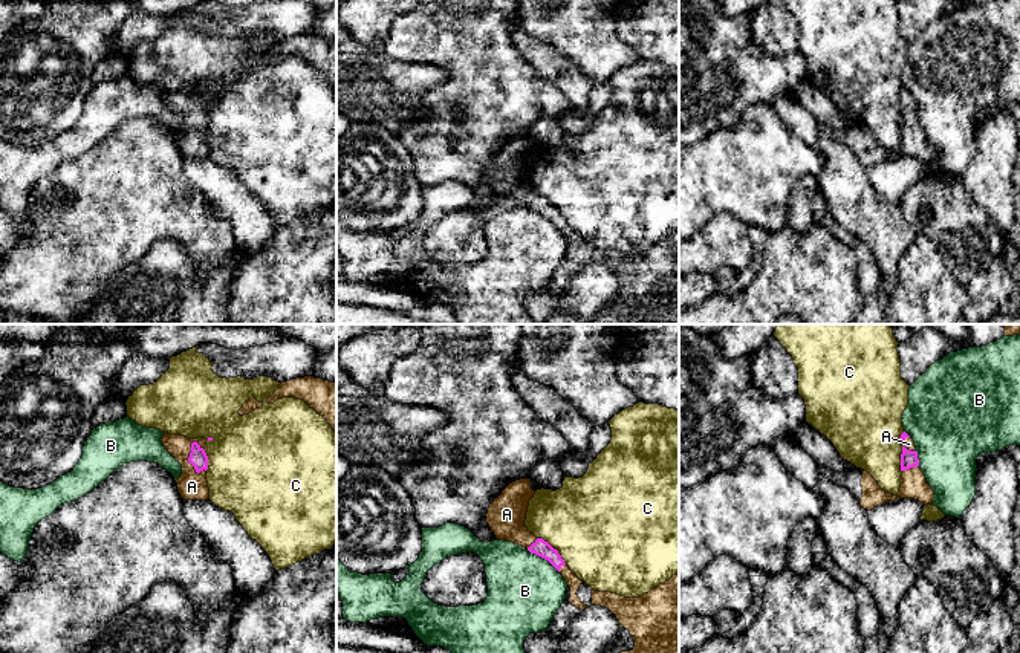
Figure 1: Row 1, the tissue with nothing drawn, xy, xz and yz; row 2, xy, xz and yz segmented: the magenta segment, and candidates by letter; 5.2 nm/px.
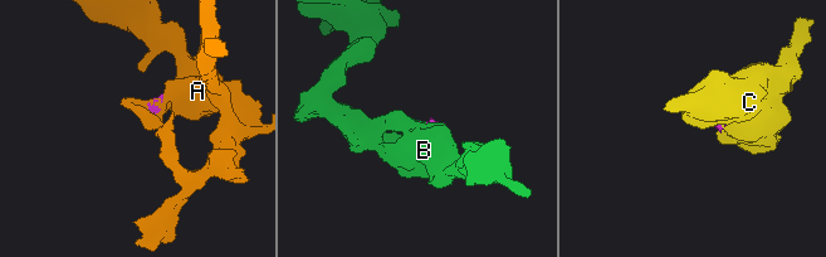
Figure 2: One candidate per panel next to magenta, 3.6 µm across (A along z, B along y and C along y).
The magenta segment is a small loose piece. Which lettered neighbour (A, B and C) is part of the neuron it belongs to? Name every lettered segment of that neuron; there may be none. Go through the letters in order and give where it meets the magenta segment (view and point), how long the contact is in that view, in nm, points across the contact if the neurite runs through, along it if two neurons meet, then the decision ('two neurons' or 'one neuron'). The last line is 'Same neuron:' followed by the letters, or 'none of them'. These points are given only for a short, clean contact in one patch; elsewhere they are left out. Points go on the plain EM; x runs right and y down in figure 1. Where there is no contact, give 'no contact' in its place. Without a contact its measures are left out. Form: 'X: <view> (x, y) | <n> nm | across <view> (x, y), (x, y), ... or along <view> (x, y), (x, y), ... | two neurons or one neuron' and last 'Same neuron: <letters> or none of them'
A: xy (188, 118) | 190 nm | across xy (198, 115), (188, 118), (191, 144) | one neuron
B: xz (543, 214) | 220 nm | along xz (526, 207), (543, 214), (558, 230) | two neurons
C: xz (552, 205) | 220 nm | along xz (537, 194), (548, 199), (566, 220) | two neurons
Same neuron: A

